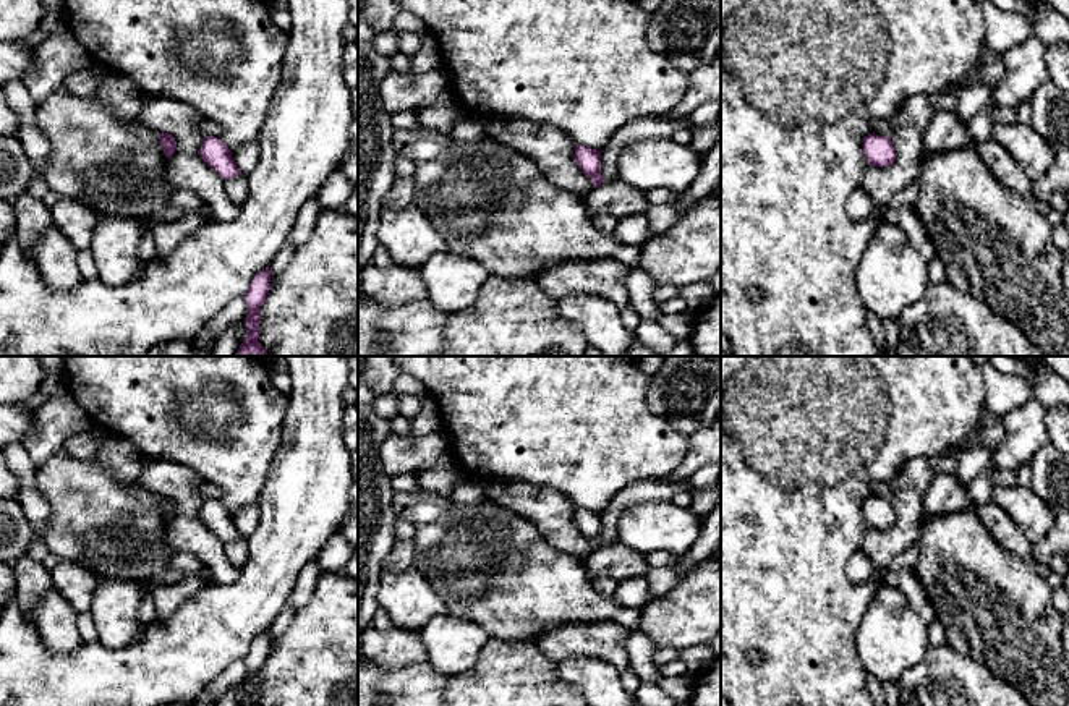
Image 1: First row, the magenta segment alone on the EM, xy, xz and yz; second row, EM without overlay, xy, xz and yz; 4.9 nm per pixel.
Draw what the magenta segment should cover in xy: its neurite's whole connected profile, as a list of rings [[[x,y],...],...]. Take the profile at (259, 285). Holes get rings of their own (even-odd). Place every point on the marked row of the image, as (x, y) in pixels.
[[[269,266],[262,270],[259,270],[251,283],[249,288],[246,291],[246,295],[243,296],[245,303],[246,303],[246,319],[245,324],[248,327],[248,335],[245,338],[245,342],[240,345],[240,348],[236,350],[235,356],[269,356],[267,351],[264,350],[264,347],[259,343],[259,322],[261,322],[261,313],[259,308],[261,304],[266,301],[266,296],[270,290],[270,272],[269,272]]]

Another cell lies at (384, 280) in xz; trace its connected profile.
[[[382,245],[366,261],[361,287],[366,298],[390,308],[428,298],[420,269],[398,264]]]

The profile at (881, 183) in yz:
[[[915,94],[889,120],[894,162],[889,167],[868,165],[862,181],[862,188],[881,211],[917,180],[923,160],[923,134],[931,113],[930,94]]]

